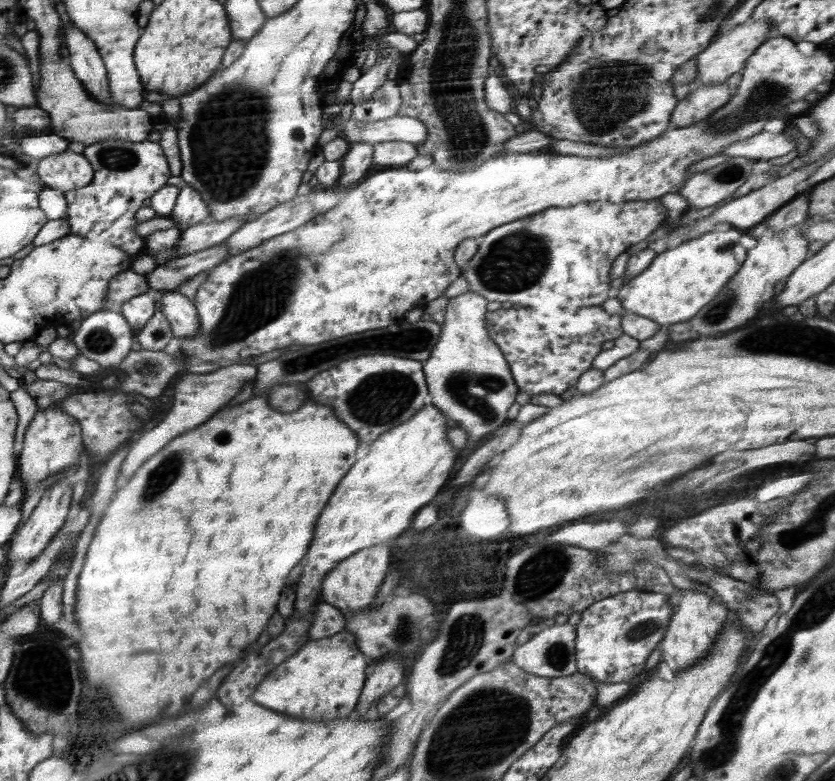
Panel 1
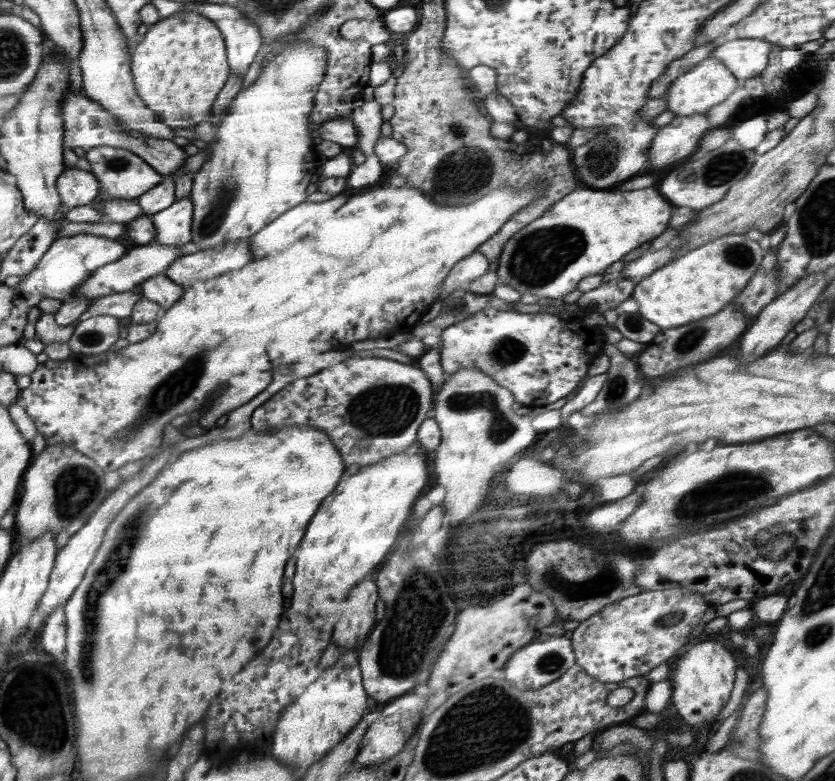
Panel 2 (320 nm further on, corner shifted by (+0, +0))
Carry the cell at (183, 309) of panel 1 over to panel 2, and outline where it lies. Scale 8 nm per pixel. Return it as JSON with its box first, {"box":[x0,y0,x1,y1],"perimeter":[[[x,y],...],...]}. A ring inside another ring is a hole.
{"box":[138,273,184,320],"perimeter":[[[156,273],[141,281],[138,288],[142,298],[157,302],[161,306],[156,320],[160,320],[162,315],[181,299],[184,289],[179,284],[172,282],[165,273]]]}

